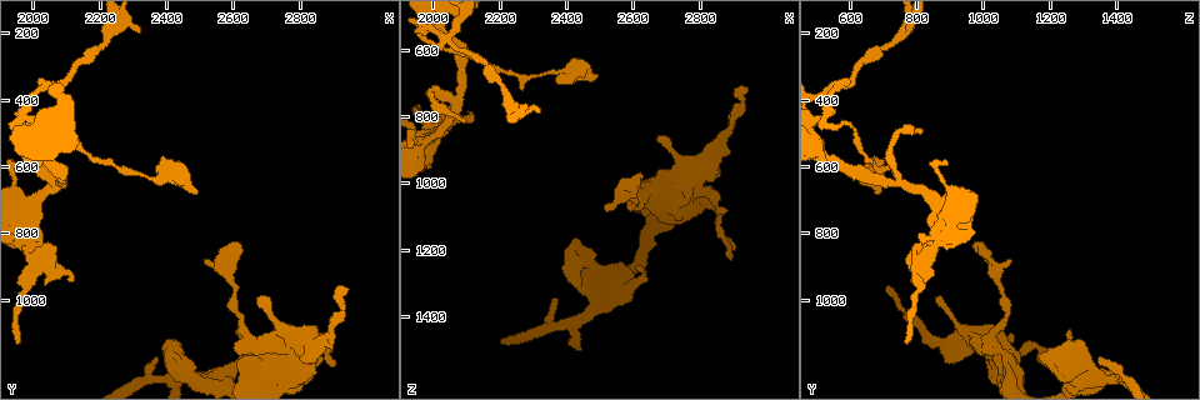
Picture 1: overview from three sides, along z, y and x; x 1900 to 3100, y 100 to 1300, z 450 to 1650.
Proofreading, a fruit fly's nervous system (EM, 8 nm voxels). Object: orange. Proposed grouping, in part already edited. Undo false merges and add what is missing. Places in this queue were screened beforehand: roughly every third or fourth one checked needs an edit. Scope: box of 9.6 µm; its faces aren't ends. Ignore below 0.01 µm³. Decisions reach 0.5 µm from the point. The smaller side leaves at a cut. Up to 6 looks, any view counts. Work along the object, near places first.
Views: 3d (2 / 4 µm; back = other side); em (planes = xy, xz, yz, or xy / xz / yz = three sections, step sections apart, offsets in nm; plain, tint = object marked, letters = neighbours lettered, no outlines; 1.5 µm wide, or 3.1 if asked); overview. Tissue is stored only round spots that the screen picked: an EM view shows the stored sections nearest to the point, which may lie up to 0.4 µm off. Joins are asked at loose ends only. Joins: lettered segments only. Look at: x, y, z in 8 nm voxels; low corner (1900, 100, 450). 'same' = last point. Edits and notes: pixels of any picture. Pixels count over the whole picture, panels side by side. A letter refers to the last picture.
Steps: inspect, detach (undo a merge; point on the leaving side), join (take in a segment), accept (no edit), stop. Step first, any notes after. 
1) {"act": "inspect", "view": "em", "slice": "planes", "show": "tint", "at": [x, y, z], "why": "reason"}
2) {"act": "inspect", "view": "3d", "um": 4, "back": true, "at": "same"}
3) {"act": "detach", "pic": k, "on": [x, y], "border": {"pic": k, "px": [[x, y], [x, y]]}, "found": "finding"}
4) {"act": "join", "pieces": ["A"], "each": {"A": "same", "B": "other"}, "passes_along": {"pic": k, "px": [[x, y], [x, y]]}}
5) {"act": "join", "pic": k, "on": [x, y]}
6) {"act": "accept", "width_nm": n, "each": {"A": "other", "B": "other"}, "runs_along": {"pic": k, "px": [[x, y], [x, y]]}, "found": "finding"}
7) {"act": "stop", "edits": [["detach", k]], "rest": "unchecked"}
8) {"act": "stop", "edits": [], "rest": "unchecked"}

{"act": "inspect", "view": "em", "slice": "xy", "step": 4, "show": "tint", "at": [2490, 680, 680], "why": "long arm stops here"}

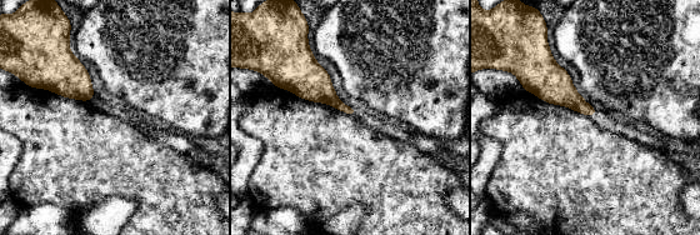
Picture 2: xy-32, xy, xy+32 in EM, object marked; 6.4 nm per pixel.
{"act": "inspect", "view": "em", "slice": "planes", "show": "letters", "at": "same"}

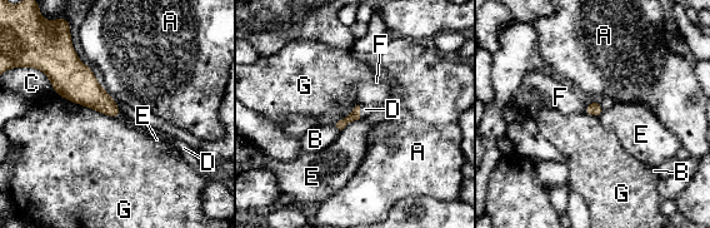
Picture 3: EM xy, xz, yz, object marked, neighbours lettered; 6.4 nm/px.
{"act": "join", "pic": 3, "on": [365, 109], "each": {"A": "other", "B": "other", "C": "other", "D": "same", "E": "other", "F": "other", "G": "other"}, "passes_along": {"pic": 3, "px": [[354, 115], [359, 112], [365, 109]]}, "found": "it goes on there"}

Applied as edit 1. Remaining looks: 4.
{"act": "inspect", "view": "overview", "why": "see it whole again"}

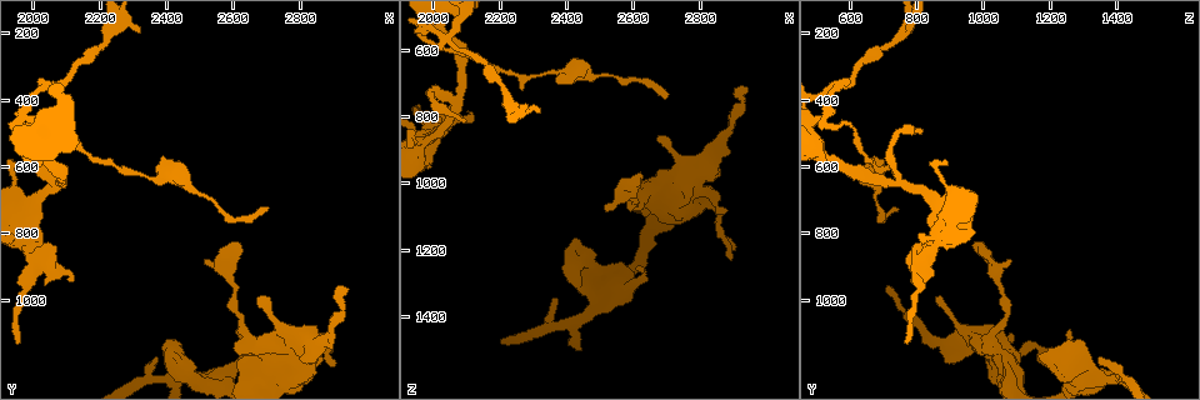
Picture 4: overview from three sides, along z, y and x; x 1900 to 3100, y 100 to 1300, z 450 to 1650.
{"act": "inspect", "view": "em", "slice": "planes", "show": "plain", "at": [2930, 960, 710], "why": "an open end"}

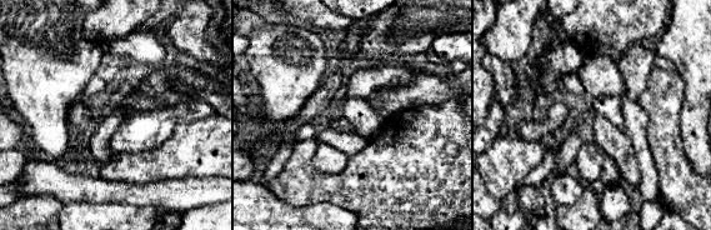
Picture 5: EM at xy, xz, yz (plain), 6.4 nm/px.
{"act": "inspect", "view": "em", "slice": "planes", "show": "letters", "at": "same"}

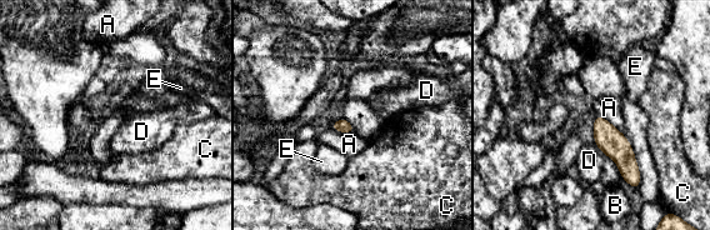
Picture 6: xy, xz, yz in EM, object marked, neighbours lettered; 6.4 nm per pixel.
{"act": "accept", "longest_contact_nm": ["E", 380], "each": {"A": "other", "B": "other", "C": "other", "D": "other", "E": "other"}, "border": {"pic": 6, "px": [[596, 114], [605, 118], [623, 134]]}, "found": "no lettered segment goes on from it"}

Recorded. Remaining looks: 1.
{"act": "stop", "edits": [["join", 3]], "rest": "unchecked"}

